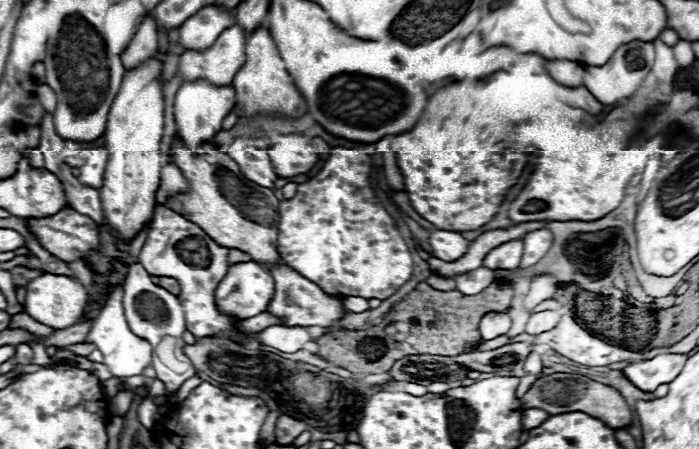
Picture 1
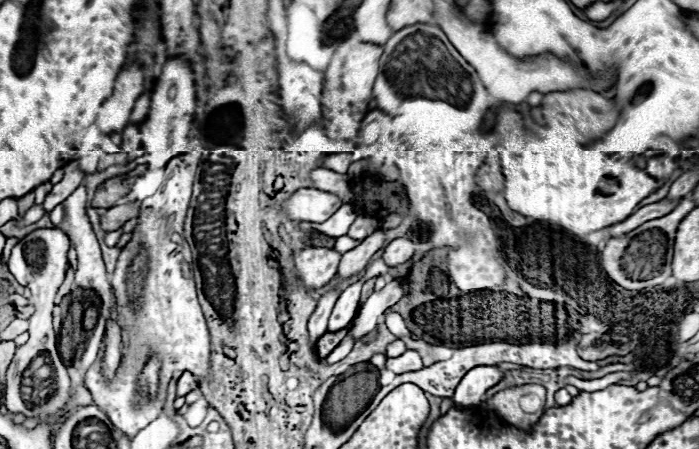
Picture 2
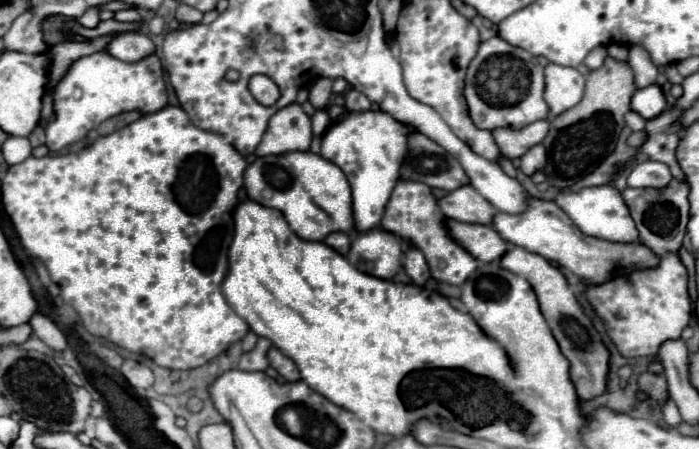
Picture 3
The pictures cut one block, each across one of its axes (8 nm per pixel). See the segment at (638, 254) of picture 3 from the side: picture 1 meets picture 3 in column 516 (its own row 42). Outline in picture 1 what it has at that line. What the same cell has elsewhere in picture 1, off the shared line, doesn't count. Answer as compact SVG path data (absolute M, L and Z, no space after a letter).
M238 24L226 28L204 52L186 50L180 56L178 72L184 80L210 80L230 84L246 60L246 32Z

